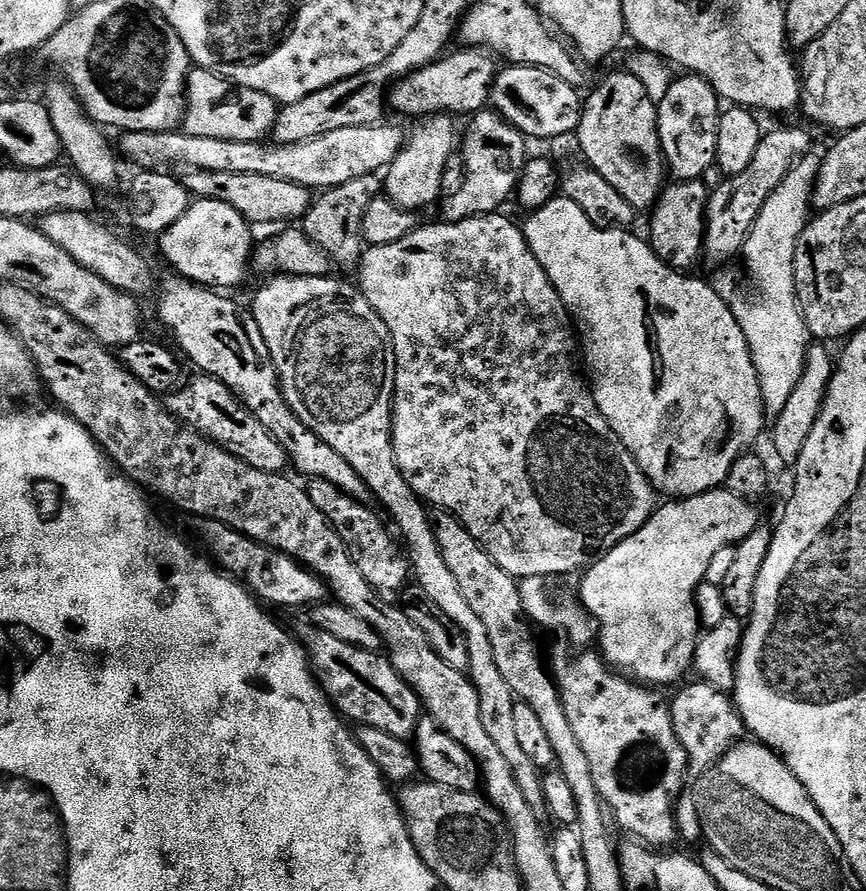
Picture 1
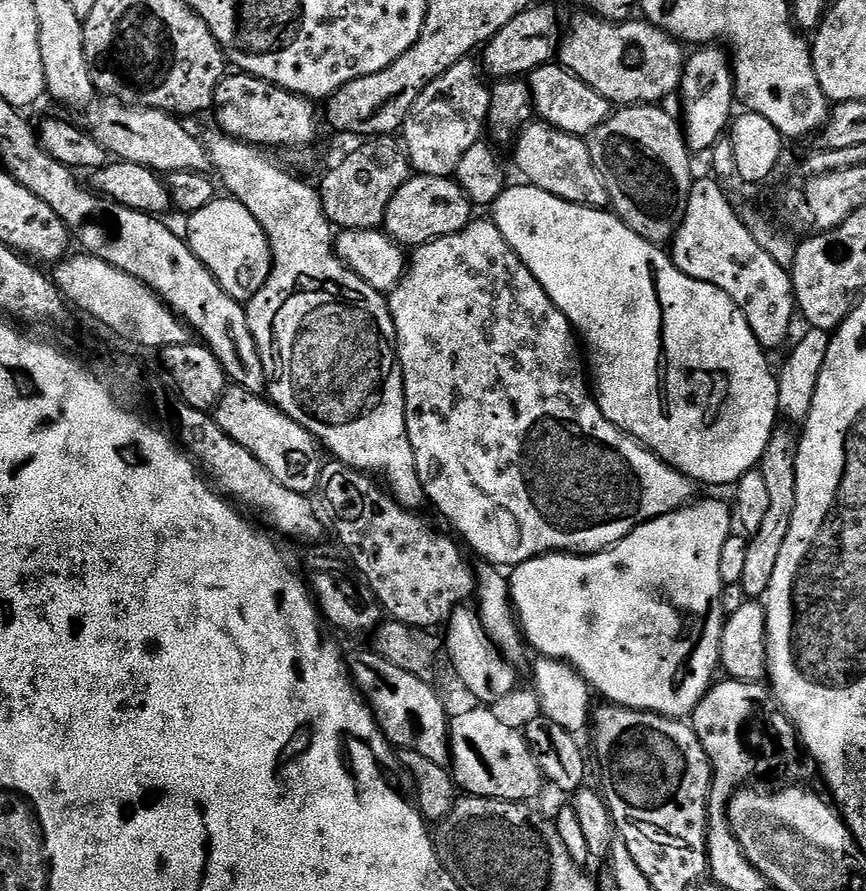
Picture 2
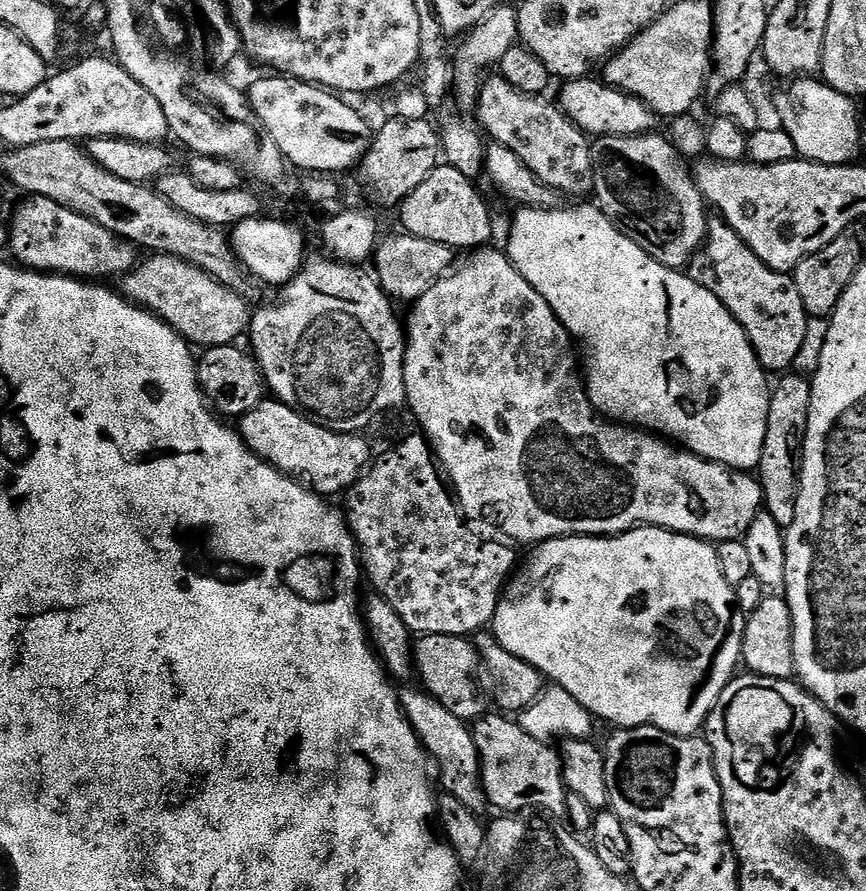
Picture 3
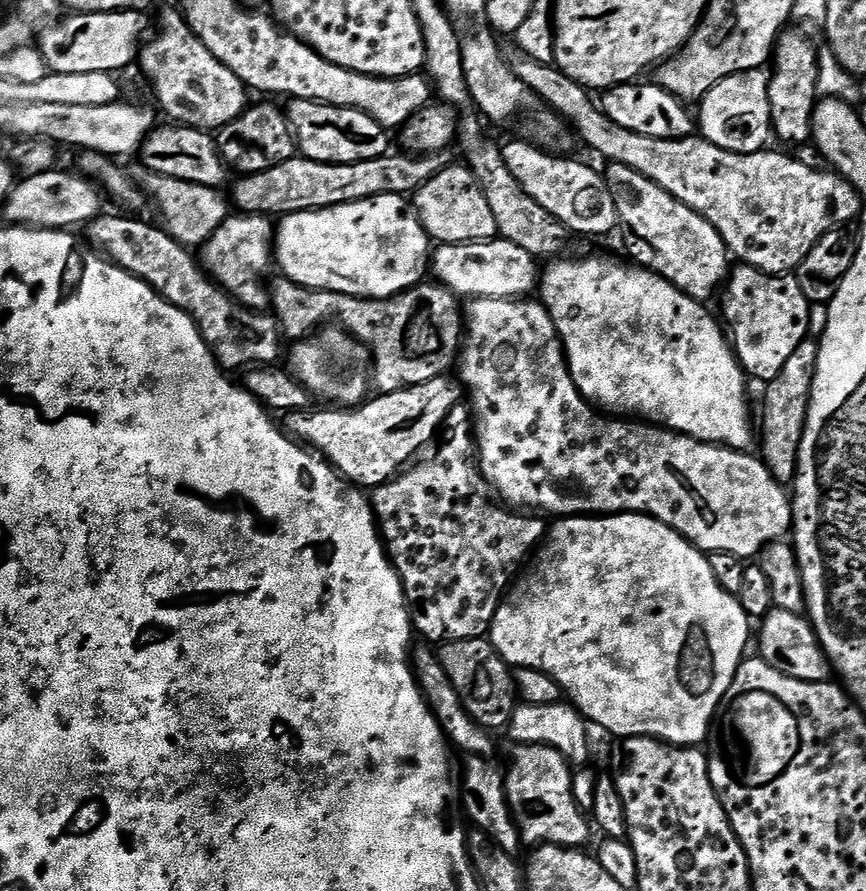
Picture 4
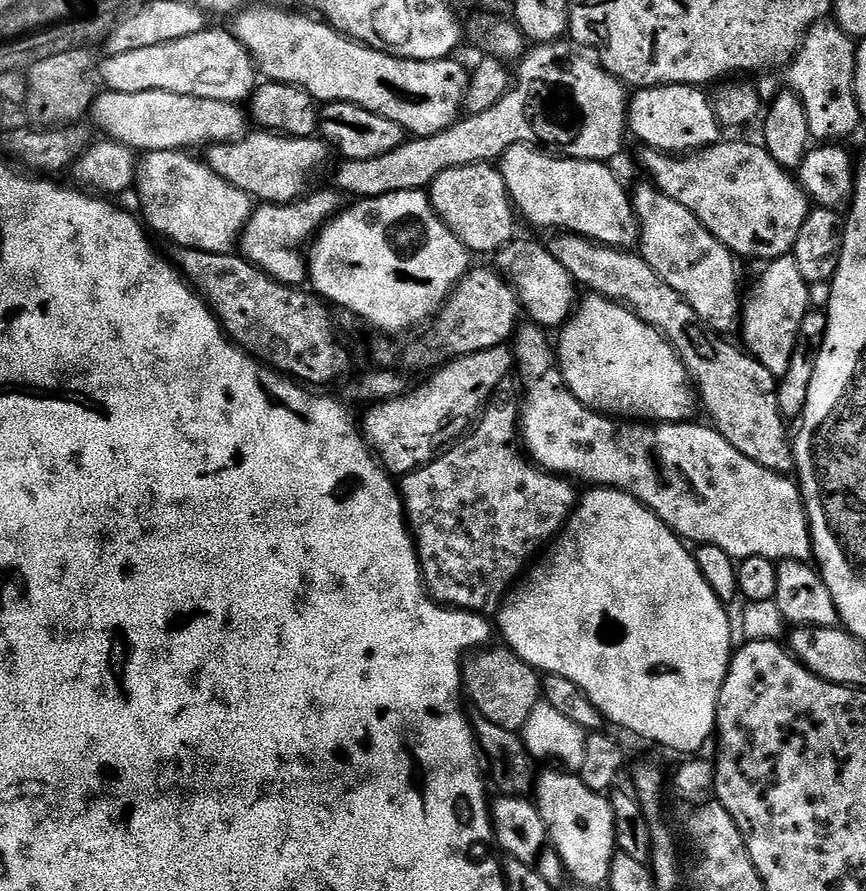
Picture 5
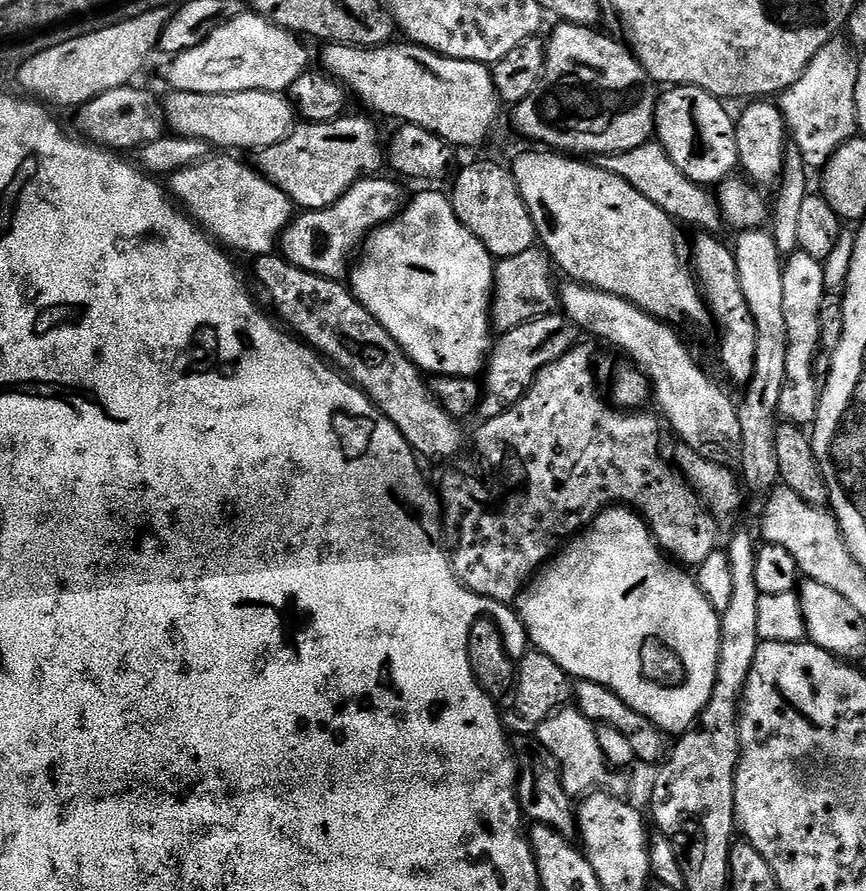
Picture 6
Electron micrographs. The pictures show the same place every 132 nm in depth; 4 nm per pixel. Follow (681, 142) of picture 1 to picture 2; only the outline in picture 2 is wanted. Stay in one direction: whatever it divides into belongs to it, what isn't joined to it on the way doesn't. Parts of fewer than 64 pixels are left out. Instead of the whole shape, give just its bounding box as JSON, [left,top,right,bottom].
[678,46,734,153]

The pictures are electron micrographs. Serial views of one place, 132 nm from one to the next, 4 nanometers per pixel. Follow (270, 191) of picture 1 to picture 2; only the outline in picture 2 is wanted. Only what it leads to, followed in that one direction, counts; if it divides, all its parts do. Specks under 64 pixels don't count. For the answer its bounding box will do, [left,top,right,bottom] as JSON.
[90,102,212,174]

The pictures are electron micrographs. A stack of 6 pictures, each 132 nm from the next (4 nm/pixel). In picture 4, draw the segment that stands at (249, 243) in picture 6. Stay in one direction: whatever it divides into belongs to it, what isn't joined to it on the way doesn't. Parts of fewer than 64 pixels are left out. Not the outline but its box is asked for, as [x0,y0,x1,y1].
[129,164,230,248]

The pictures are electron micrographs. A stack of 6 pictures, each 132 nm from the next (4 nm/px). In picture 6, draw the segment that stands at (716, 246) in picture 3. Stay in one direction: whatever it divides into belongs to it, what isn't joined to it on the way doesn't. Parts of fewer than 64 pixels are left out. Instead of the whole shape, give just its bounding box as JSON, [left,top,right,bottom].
[780,250,826,426]

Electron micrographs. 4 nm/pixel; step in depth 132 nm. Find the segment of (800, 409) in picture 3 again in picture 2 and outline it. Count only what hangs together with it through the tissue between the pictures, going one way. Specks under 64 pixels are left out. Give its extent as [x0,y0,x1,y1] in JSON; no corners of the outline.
[740,426,800,600]

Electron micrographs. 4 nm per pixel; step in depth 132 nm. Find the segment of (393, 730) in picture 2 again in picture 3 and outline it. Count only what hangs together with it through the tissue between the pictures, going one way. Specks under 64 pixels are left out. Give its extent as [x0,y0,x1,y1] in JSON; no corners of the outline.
[399,687,490,817]

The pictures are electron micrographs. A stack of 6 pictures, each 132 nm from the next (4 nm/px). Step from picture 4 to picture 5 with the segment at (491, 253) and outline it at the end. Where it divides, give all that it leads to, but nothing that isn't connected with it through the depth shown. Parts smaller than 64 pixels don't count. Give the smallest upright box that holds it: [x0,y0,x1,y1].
[498,238,578,330]

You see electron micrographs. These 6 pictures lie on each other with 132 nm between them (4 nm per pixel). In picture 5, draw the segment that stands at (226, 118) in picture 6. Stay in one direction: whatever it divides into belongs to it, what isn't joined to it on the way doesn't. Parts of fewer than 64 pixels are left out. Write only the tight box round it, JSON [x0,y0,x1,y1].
[90,90,250,154]

